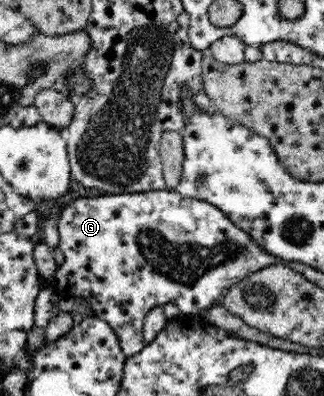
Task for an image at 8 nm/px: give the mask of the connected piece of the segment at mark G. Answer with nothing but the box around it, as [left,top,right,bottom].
[54,187,278,357]

